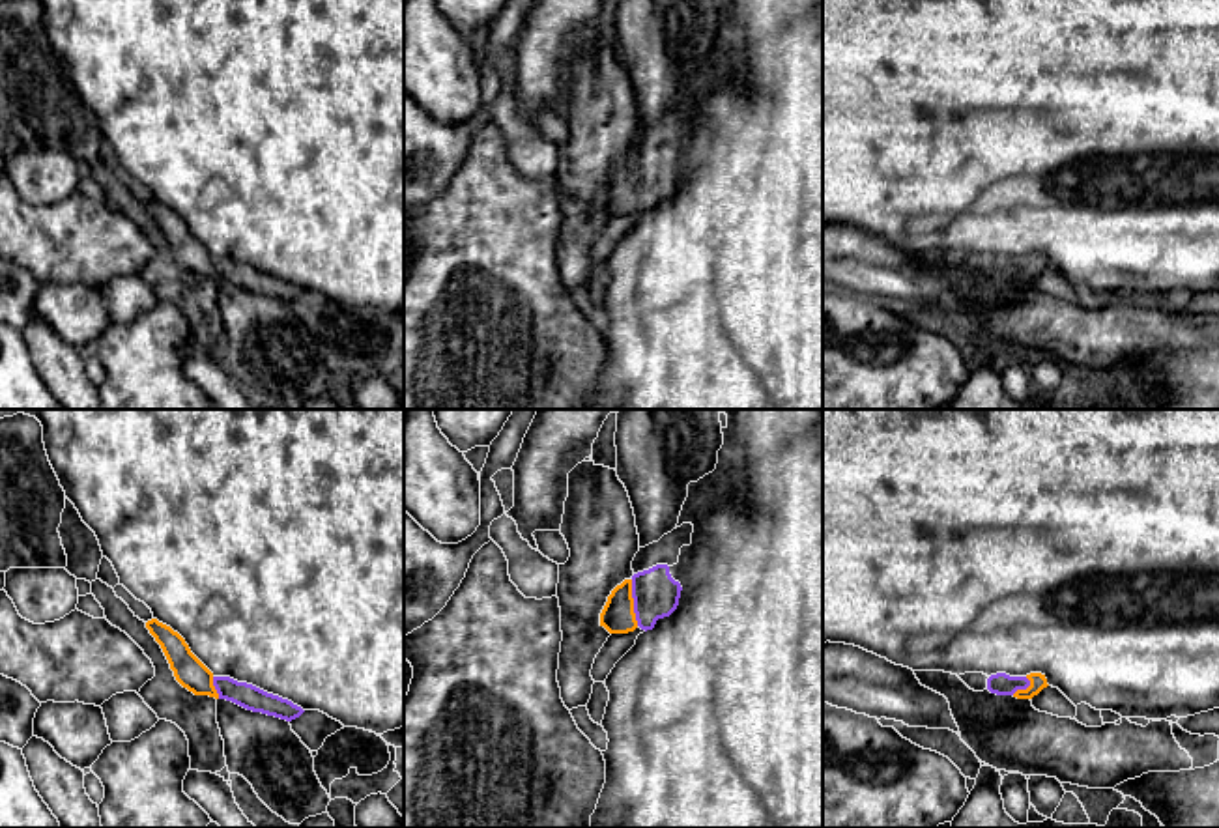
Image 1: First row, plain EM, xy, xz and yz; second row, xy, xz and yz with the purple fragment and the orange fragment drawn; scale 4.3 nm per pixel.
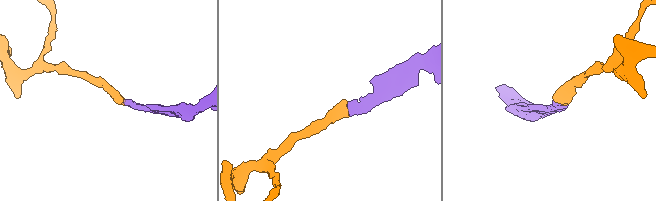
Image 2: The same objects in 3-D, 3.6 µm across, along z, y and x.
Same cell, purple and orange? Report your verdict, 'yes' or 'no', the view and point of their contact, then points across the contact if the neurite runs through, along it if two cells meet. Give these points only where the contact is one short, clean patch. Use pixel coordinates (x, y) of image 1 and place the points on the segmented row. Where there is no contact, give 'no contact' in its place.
yes; meets purple in xz at (634, 602); runs through xz (655, 593), (634, 602), (617, 617)

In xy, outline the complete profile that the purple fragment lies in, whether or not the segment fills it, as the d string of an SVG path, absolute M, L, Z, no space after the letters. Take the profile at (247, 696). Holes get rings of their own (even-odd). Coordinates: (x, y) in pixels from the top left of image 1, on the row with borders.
M151 619L146 628L161 645L176 680L194 695L209 695L232 701L247 710L275 716L286 721L299 718L305 710L288 699L267 693L252 684L230 677L215 677L189 649L185 639L170 626Z

